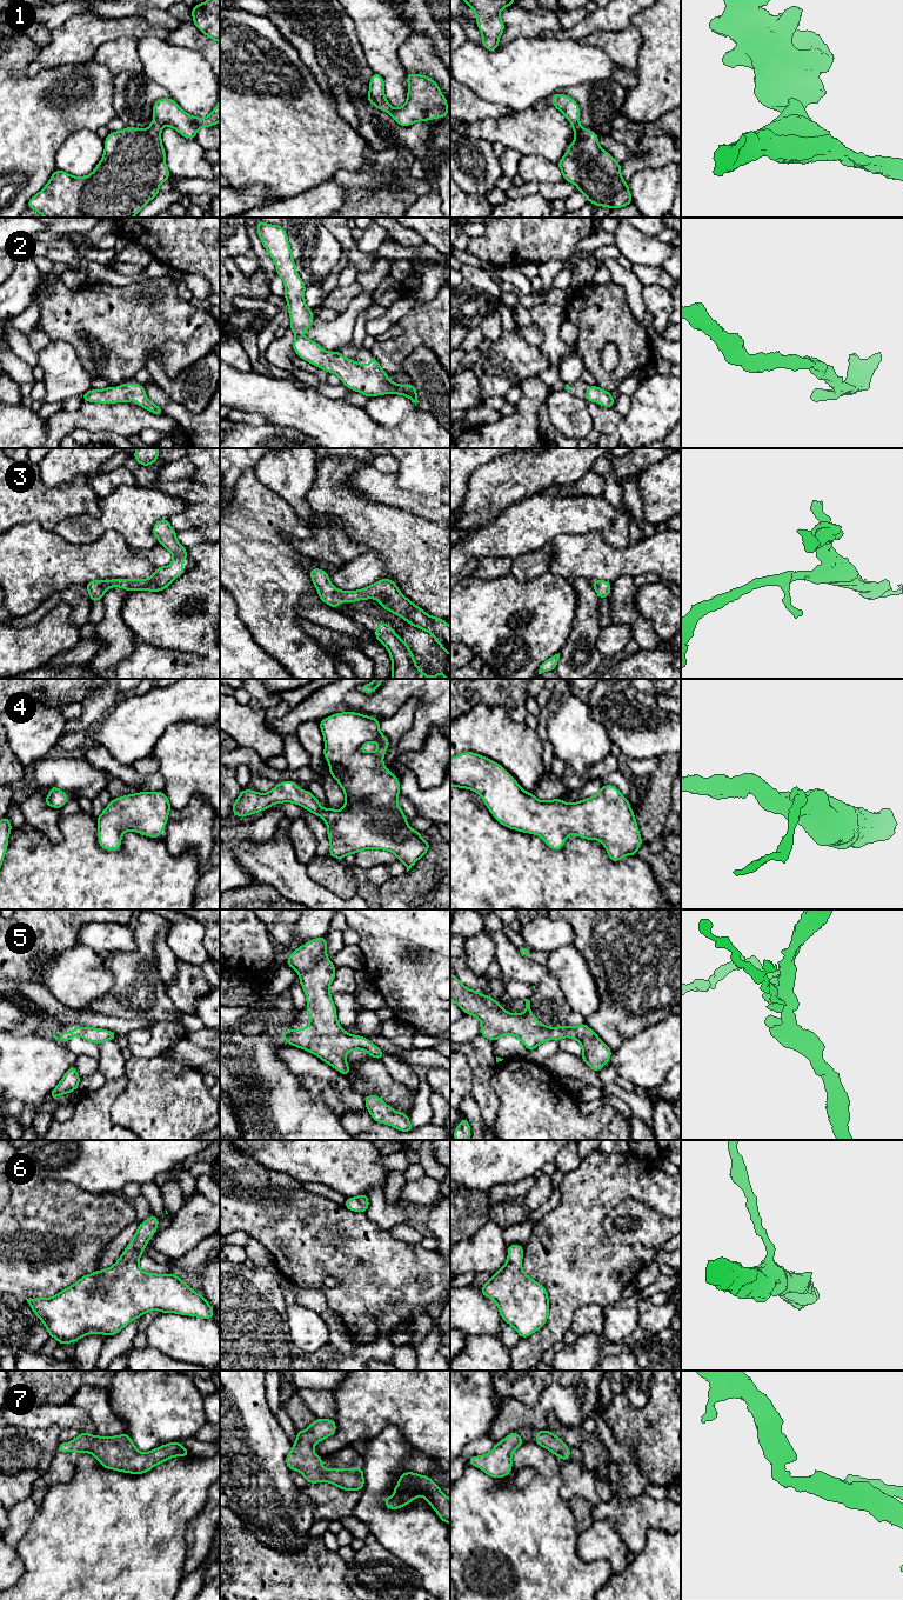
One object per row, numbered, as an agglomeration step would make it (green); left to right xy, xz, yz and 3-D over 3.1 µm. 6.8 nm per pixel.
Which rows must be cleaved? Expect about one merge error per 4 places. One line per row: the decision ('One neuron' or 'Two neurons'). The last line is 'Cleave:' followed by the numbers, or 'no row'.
1: One neuron
2: One neuron
3: One neuron
4: One neuron
5: One neuron
6: One neuron
7: One neuron
Cleave: no row

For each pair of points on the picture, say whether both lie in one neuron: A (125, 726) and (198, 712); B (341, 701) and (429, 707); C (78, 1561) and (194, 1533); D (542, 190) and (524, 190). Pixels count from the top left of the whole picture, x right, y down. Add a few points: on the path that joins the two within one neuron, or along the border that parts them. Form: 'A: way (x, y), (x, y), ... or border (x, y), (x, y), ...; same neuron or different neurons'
A: way (142, 718), (153, 712), (180, 712); same neuron
B: way (363, 701), (385, 701), (392, 694), (407, 694); same neuron
C: border (200, 1512), (187, 1527), (185, 1535), (185, 1564); different neurons
D: way (537, 190), (529, 190); same neuron

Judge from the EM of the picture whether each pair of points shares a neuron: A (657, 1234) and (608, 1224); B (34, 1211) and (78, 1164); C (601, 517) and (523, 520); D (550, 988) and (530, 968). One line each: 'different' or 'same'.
A: same
B: different
C: same
D: different

